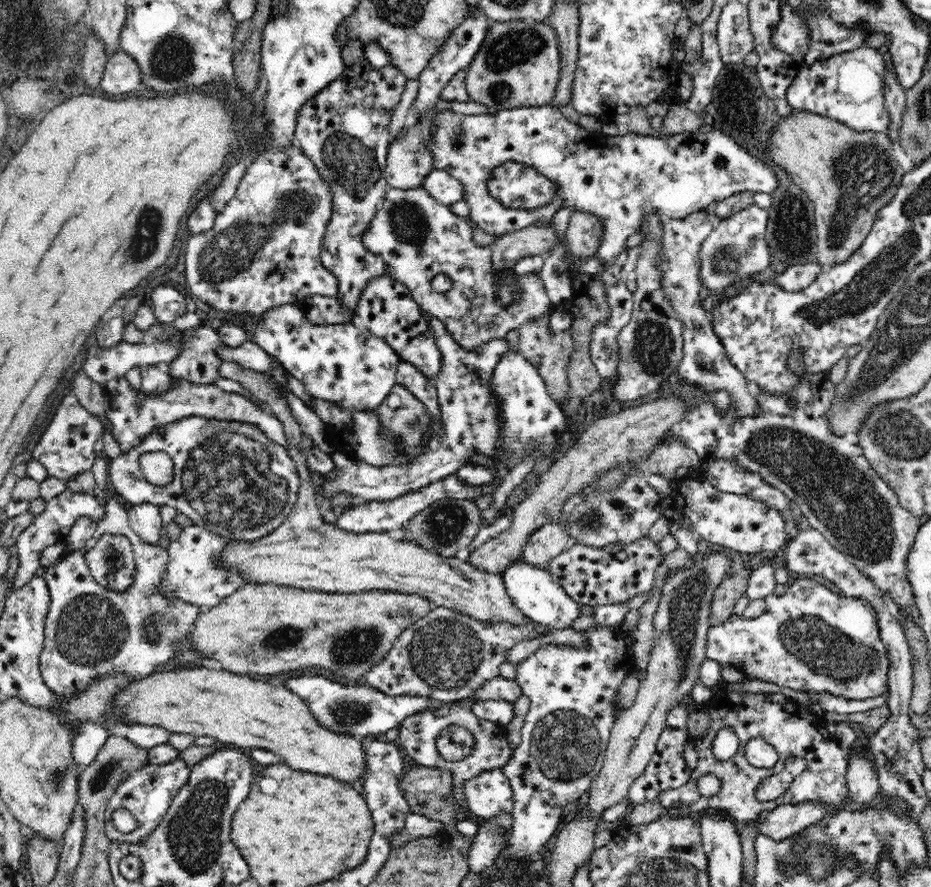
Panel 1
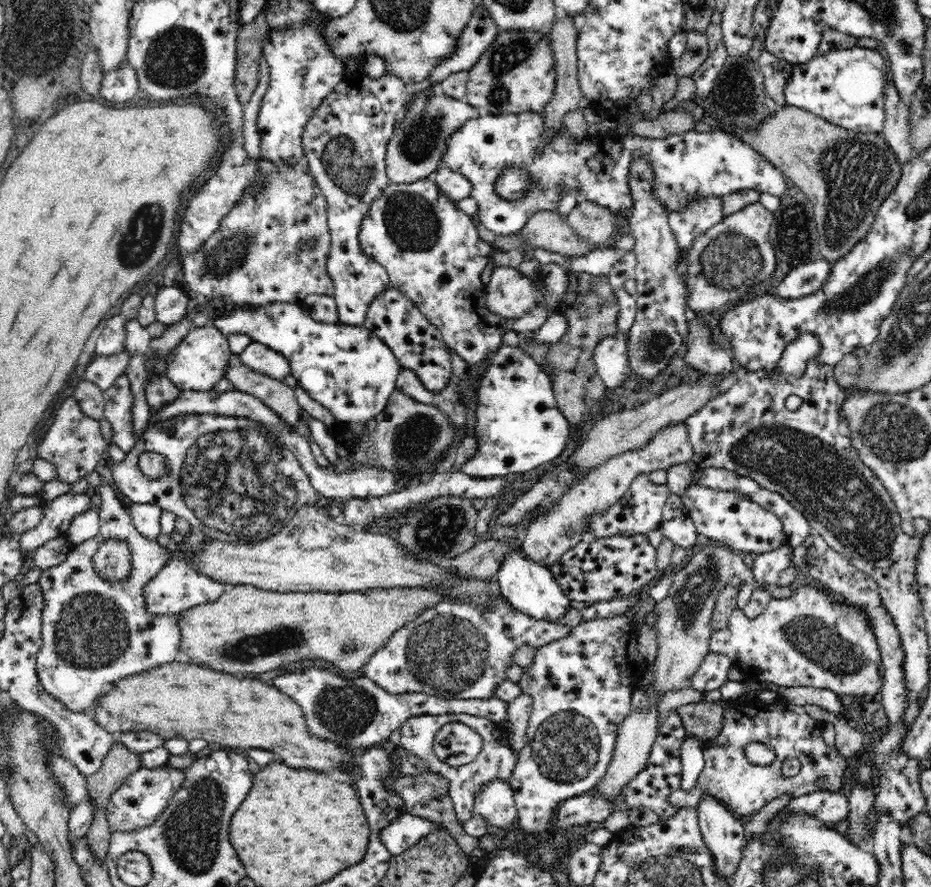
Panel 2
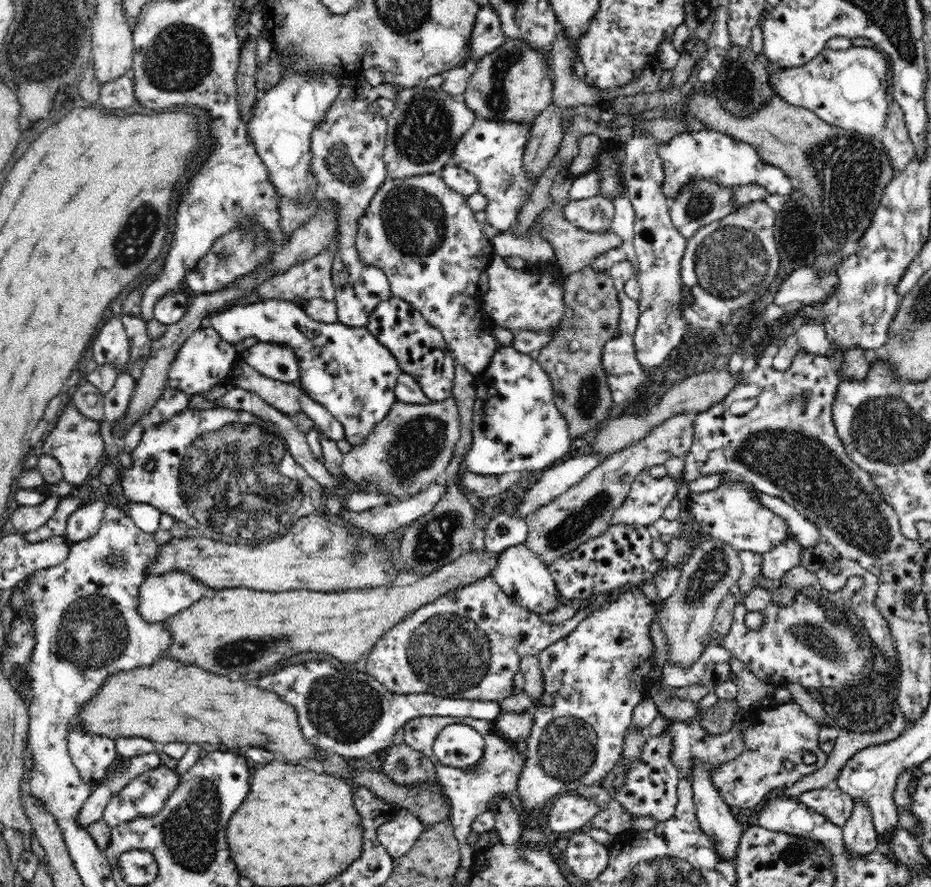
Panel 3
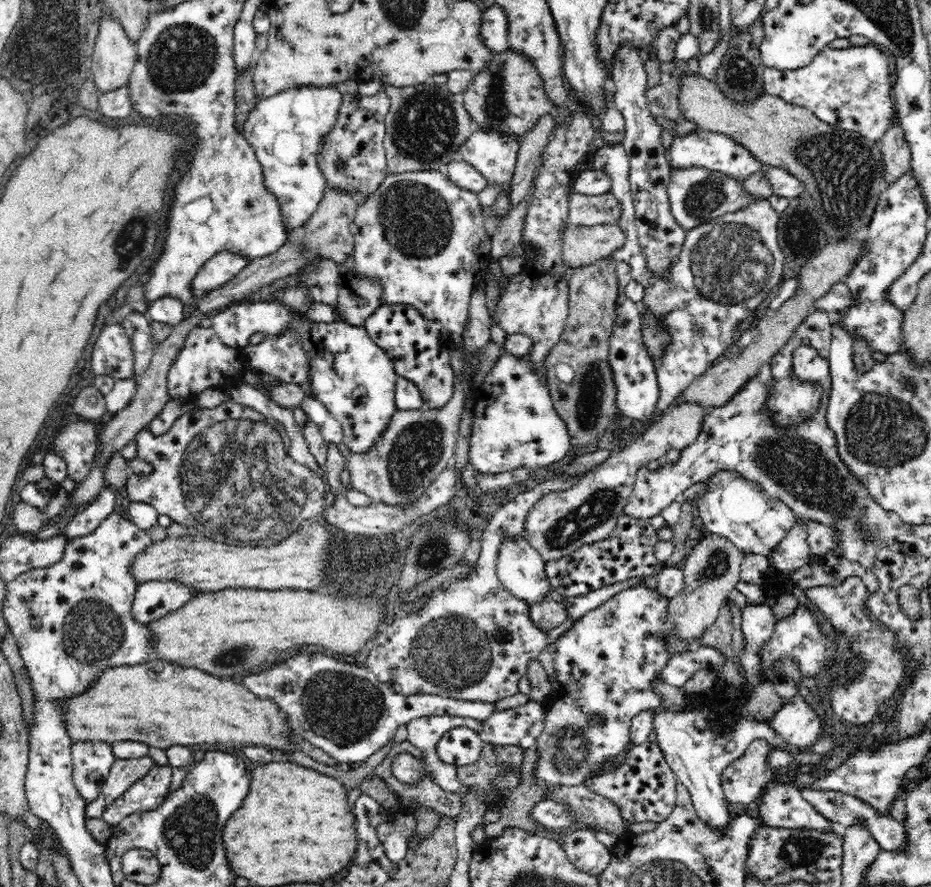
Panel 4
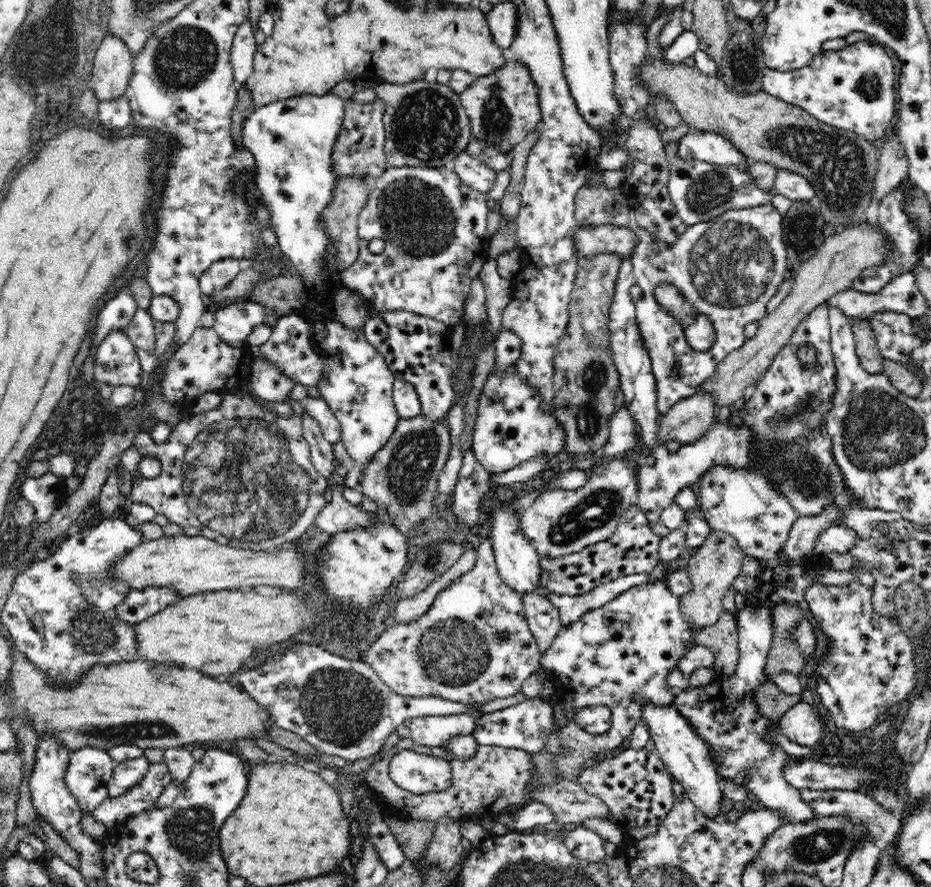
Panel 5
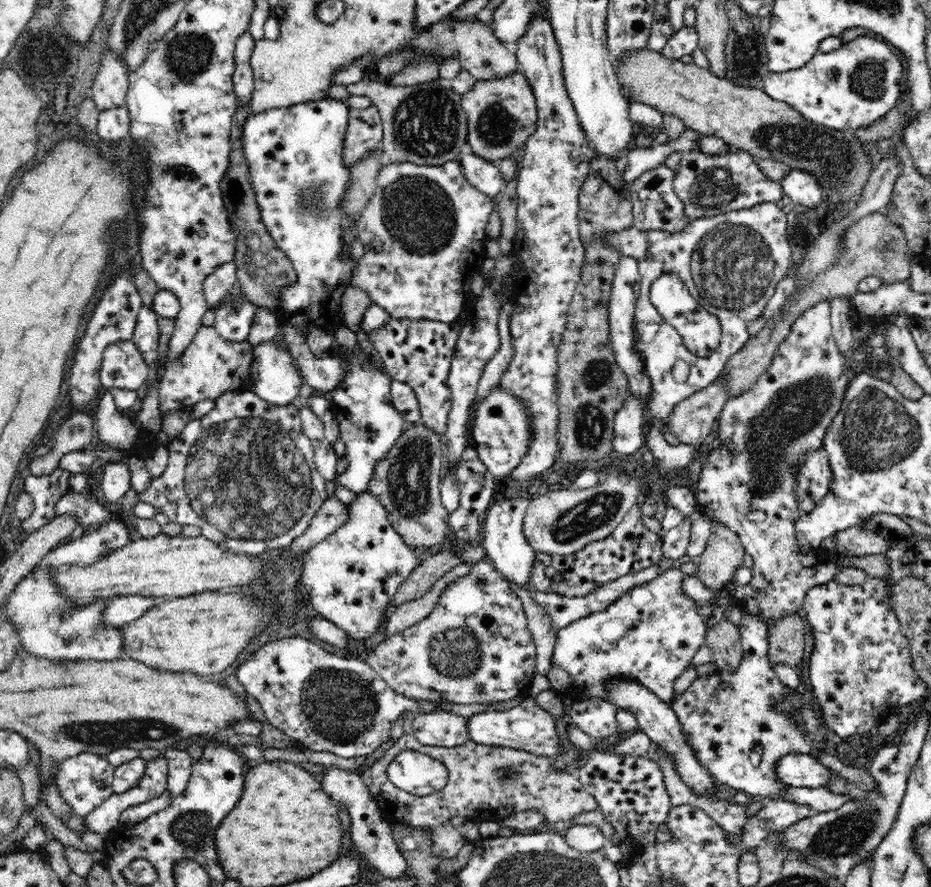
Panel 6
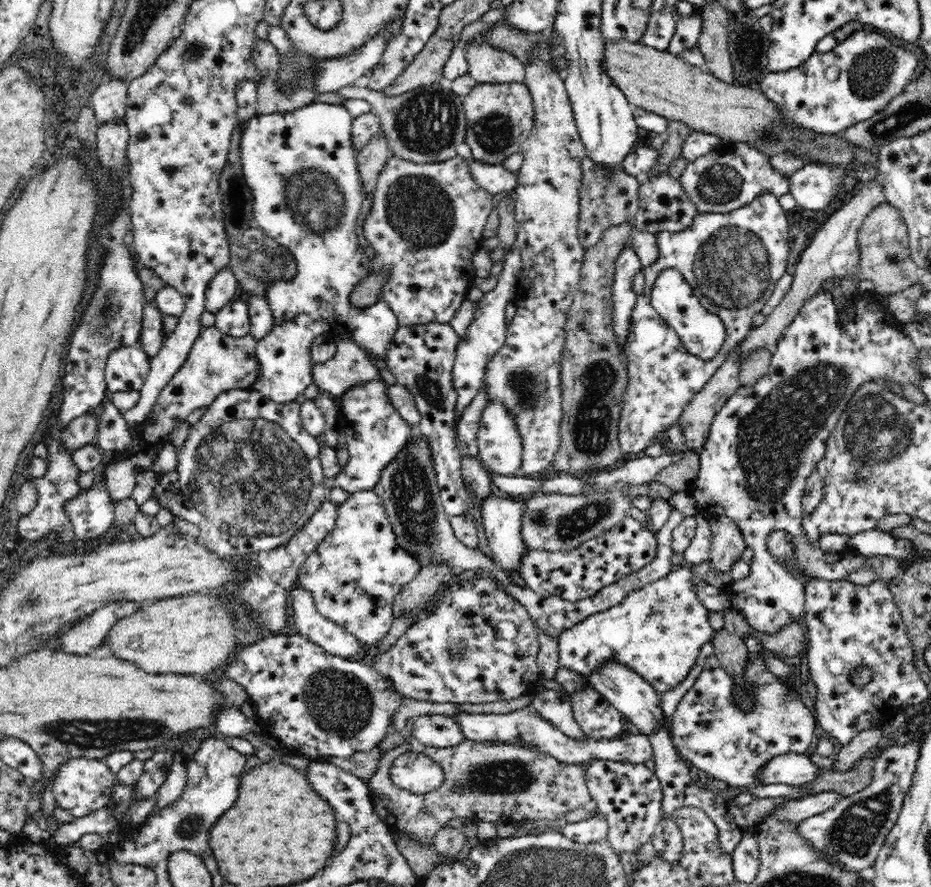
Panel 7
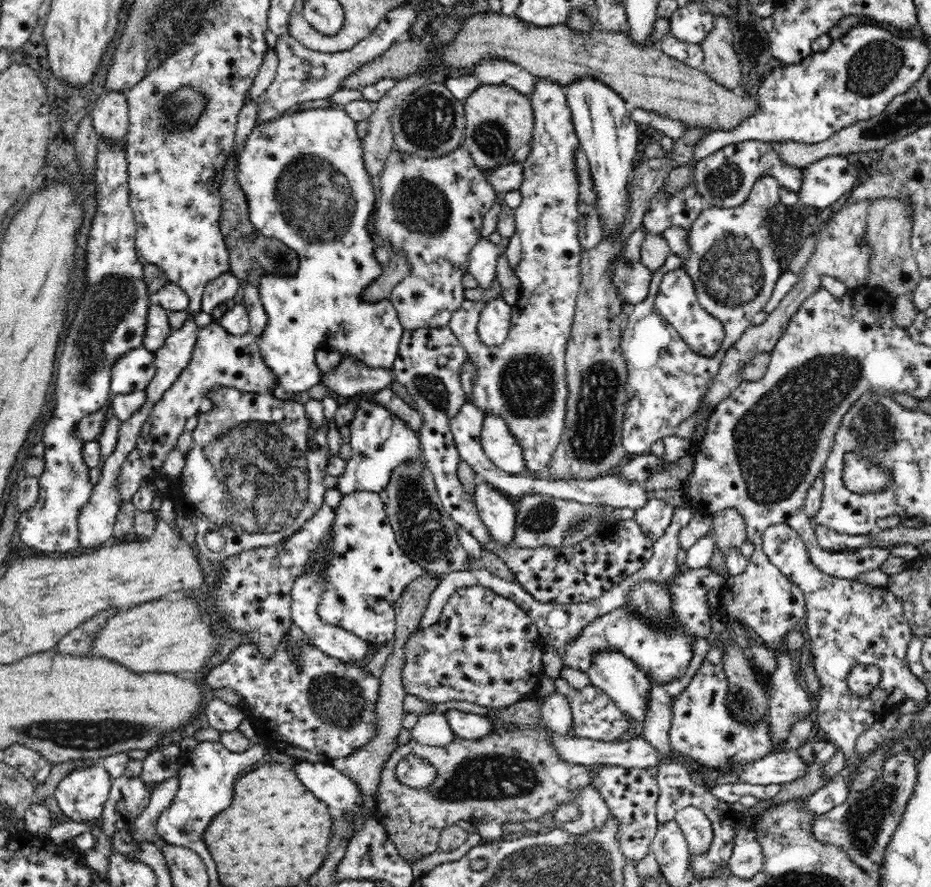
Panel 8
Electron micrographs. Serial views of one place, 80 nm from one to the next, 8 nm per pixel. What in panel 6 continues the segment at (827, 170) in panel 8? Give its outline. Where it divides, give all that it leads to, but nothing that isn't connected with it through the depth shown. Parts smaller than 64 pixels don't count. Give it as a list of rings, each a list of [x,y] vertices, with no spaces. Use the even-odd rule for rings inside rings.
[[[791,169],[780,180],[786,197],[790,197],[796,205],[814,209],[822,204],[822,189],[817,184],[816,177],[804,170]]]

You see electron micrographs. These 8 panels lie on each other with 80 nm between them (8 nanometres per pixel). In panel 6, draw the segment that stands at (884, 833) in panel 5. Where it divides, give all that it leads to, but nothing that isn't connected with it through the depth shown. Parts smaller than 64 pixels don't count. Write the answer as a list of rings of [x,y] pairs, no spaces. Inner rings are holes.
[[[788,786],[786,790],[786,799],[792,800],[794,804],[810,805],[810,810],[813,814],[836,810],[836,808],[844,805],[845,802],[855,798],[846,794],[832,793],[826,786],[820,788],[796,788]]]

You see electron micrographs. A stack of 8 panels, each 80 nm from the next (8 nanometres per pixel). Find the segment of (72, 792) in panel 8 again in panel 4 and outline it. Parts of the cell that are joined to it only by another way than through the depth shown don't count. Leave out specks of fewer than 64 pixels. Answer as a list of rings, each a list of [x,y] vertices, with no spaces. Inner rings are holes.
[[[96,740],[74,742],[71,746],[74,783],[86,804],[98,798],[102,784],[116,760],[110,744]]]

